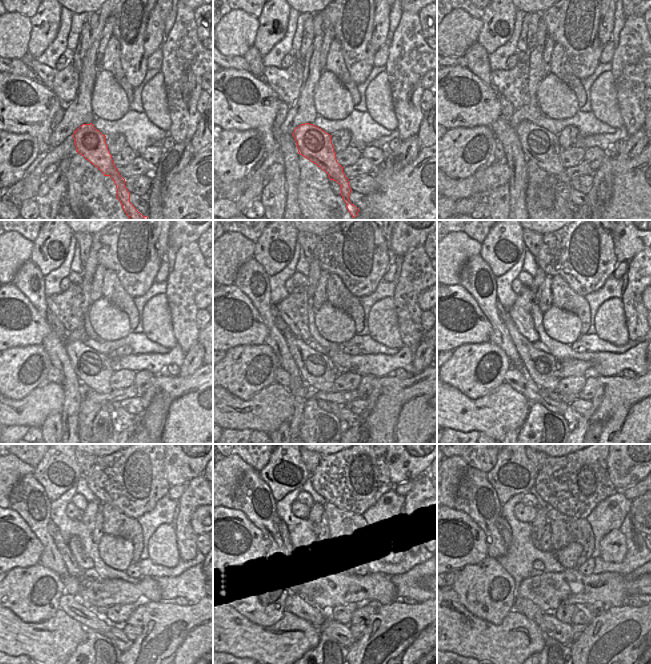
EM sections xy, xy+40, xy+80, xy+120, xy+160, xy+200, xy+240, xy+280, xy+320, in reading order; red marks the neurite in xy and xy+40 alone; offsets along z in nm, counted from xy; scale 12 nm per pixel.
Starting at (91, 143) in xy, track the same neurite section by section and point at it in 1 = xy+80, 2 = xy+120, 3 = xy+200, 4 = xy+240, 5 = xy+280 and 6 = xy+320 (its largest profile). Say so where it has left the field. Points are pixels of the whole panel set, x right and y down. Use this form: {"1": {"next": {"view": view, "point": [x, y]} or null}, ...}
{"1": {"next": {"view": "xy+80", "point": [539, 145]}}, "2": {"next": {"view": "xy+120", "point": [93, 369]}}, "3": {"next": {"view": "xy+200", "point": [539, 366]}}, "4": {"next": {"view": "xy+240", "point": [90, 585]}}, "5": {"next": {"view": "xy+280", "point": [281, 528]}}, "6": {"next": {"view": "xy+320", "point": [502, 525]}}}

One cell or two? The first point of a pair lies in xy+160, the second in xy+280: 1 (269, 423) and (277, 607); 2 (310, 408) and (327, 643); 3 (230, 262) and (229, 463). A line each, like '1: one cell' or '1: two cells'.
1: two cells
2: one cell
3: one cell

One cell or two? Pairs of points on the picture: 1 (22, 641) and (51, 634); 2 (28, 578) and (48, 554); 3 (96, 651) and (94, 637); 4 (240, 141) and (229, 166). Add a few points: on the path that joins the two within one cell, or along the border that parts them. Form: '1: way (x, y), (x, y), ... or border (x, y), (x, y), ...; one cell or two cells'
1: way (29, 640), (44, 640); one cell
2: border (39, 562), (60, 576); two cells
3: way (96, 648), (94, 640); one cell
4: way (237, 147), (231, 156), (231, 160); one cell

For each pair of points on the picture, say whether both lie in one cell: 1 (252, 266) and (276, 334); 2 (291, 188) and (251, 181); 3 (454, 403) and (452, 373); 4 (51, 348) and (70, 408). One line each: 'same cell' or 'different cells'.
1: same cell
2: different cells
3: different cells
4: same cell

